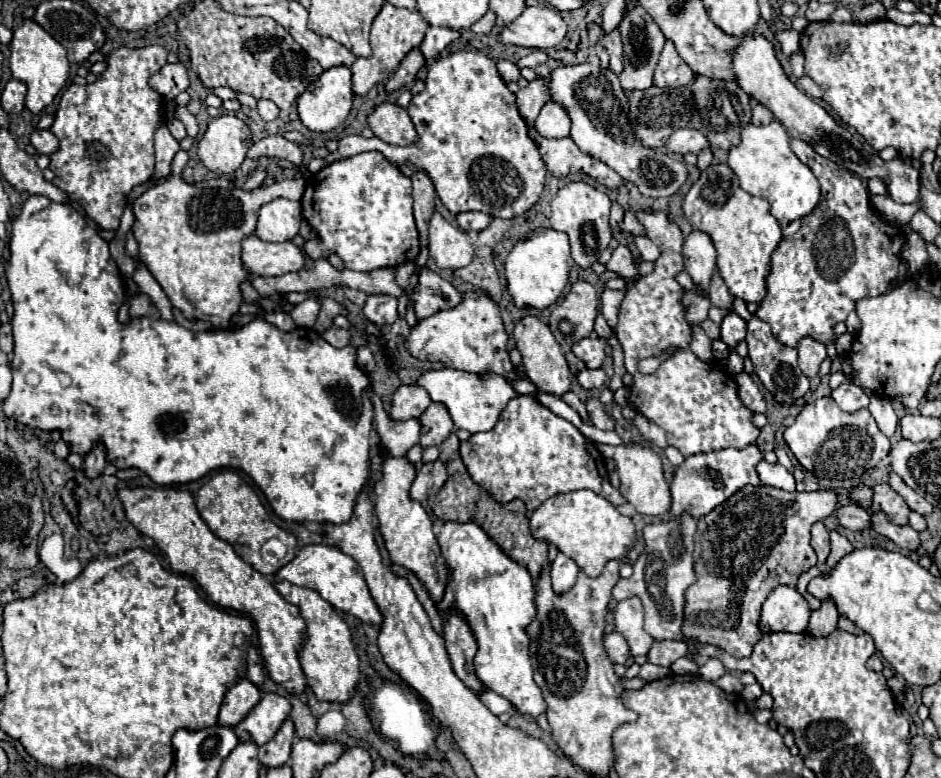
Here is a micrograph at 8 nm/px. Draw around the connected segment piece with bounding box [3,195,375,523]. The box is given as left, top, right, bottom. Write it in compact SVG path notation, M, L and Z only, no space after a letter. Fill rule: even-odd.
M31 195L21 209L21 215L13 221L11 229L11 261L7 269L7 283L13 301L13 387L9 397L3 401L3 411L9 413L15 421L43 431L61 431L63 441L67 443L71 453L87 455L95 443L105 445L107 461L111 461L117 469L137 467L139 471L147 473L151 481L157 485L175 485L175 483L191 483L205 477L209 471L231 467L245 471L265 493L273 511L285 521L319 521L319 523L347 523L351 519L351 511L355 505L357 495L361 493L365 481L369 479L369 451L371 451L371 431L375 429L375 411L373 403L367 395L371 385L369 375L357 367L355 363L355 347L347 345L337 349L329 345L315 329L309 327L295 327L293 331L281 331L275 325L267 323L265 319L257 317L251 323L239 328L221 329L221 331L203 331L195 333L181 327L175 321L153 321L149 317L135 317L127 325L119 323L117 311L125 299L125 287L121 281L119 267L111 261L109 245L103 241L93 225L87 225L85 217L79 215L71 205L61 203L61 209L49 209L51 201L41 195ZM33 367L51 367L53 371L65 371L71 377L71 385L65 389L37 389L27 381L27 373ZM57 405L59 415L51 415L49 407Z

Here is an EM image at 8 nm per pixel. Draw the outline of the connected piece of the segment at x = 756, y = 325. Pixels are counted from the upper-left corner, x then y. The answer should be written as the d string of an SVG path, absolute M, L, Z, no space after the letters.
M753 317L747 323L747 339L745 341L749 345L749 357L753 361L753 369L759 377L759 381L763 383L763 387L769 391L769 395L773 397L773 401L777 405L791 407L797 399L801 399L809 391L809 379L799 371L799 365L797 365L797 349L783 347L783 343L779 343L771 335L771 327L767 327L767 323Z

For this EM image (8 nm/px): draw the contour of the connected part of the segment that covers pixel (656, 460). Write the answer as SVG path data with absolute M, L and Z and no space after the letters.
M596 443L597 449L605 458L611 458L617 463L617 473L621 479L619 491L623 497L643 515L661 515L671 507L671 493L669 485L663 477L663 461L657 451L643 443L629 443L629 445L611 446Z

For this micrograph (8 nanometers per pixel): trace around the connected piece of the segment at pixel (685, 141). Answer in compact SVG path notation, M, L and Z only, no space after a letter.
M685 127L685 129L677 129L671 135L671 139L667 141L667 147L673 153L681 153L681 155L695 153L697 155L703 149L711 149L711 143L707 141L707 137L701 131Z

